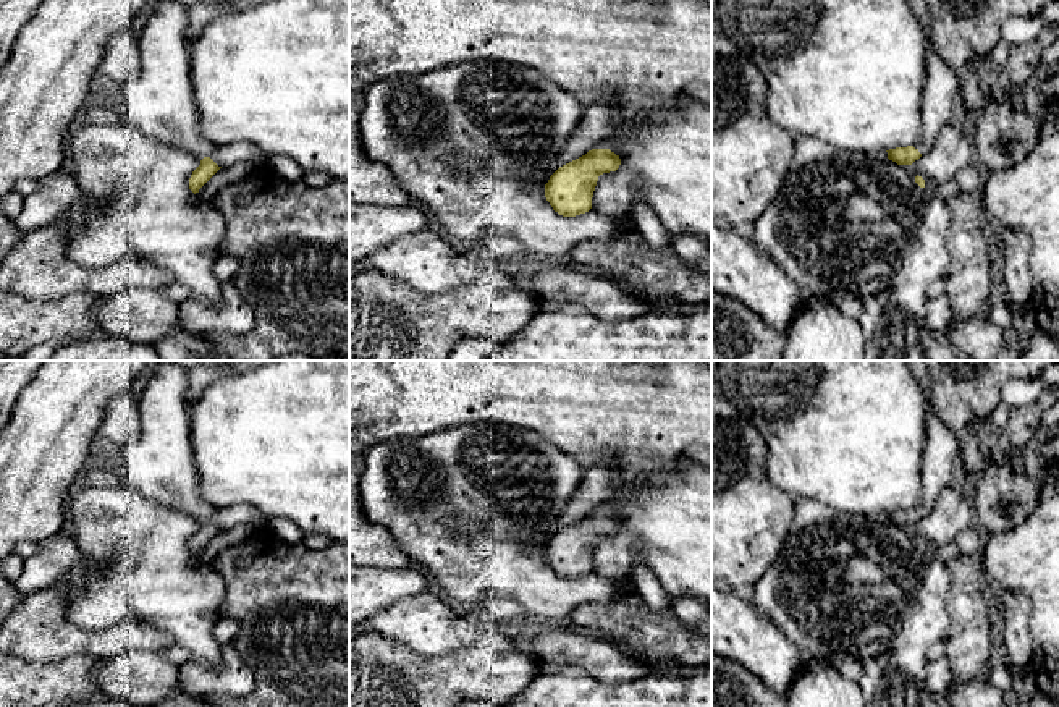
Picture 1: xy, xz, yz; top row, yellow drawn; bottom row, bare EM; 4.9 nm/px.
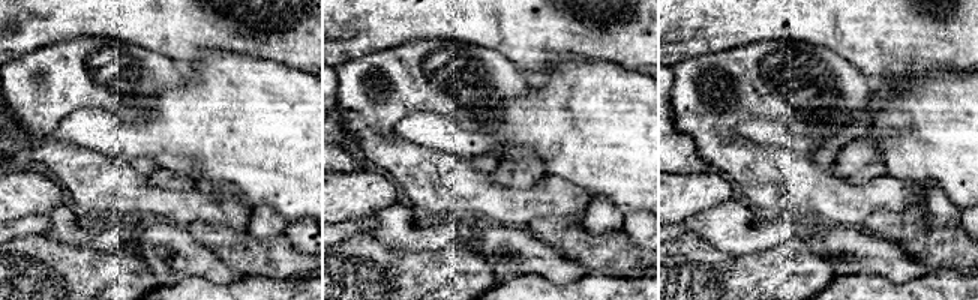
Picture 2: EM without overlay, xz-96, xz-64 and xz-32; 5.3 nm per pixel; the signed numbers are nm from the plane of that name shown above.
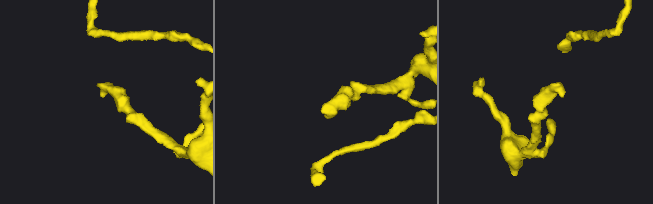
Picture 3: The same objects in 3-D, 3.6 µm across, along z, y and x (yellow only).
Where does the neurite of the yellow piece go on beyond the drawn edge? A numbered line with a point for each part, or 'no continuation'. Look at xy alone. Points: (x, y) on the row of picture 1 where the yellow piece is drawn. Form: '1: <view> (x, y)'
no continuation

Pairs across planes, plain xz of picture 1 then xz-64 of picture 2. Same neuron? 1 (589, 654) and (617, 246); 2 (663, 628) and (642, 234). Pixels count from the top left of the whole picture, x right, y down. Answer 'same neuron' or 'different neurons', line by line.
1: different neurons
2: different neurons

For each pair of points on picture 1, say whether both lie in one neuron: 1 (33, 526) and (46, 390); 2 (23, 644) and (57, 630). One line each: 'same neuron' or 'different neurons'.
1: same neuron
2: same neuron

